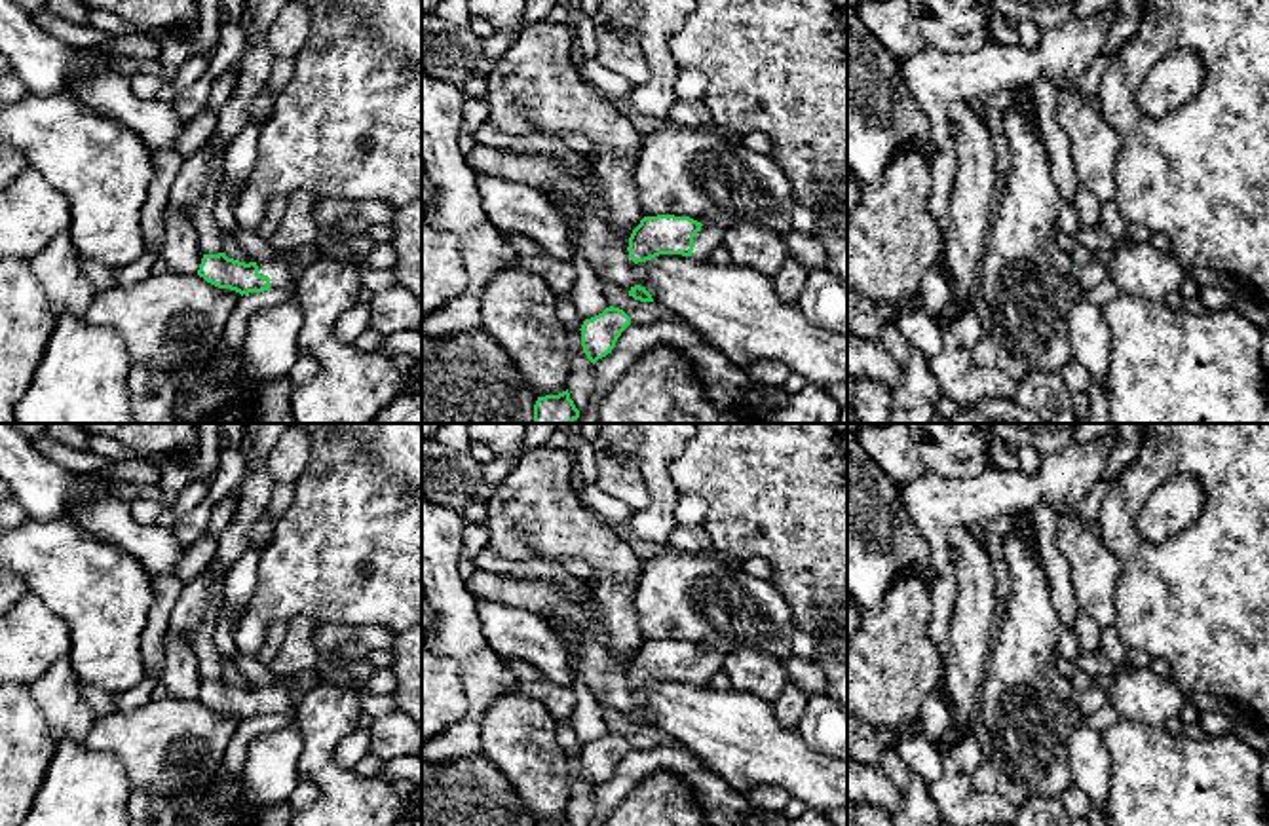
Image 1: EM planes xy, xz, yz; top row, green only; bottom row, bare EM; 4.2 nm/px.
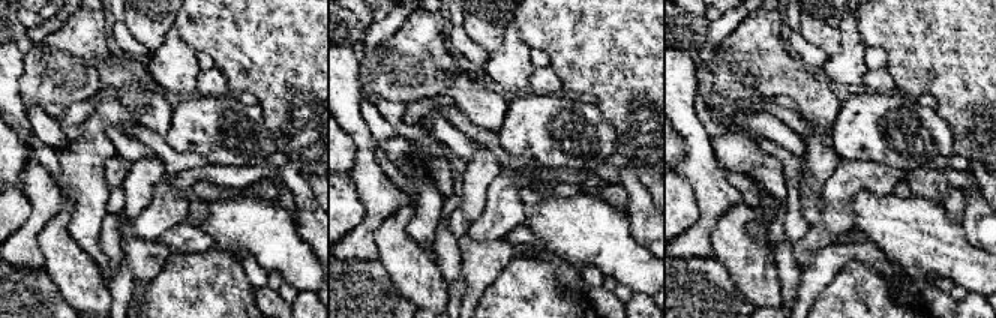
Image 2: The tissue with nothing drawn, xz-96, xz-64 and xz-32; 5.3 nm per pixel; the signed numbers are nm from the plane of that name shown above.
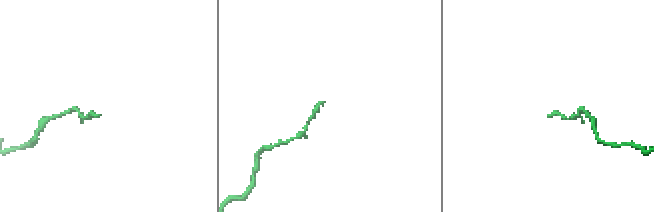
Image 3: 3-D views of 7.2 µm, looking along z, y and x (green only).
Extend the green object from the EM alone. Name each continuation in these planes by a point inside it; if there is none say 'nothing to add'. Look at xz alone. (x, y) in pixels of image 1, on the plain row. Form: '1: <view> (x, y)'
1: xz (709, 661)

